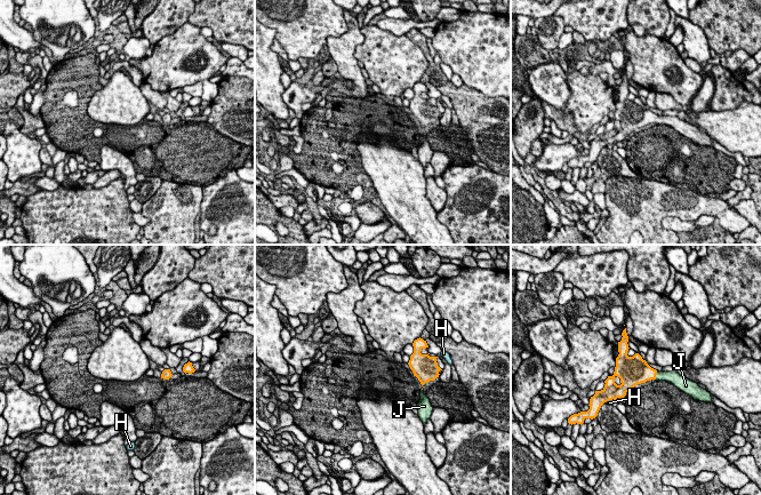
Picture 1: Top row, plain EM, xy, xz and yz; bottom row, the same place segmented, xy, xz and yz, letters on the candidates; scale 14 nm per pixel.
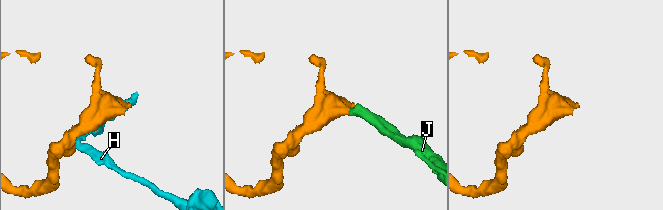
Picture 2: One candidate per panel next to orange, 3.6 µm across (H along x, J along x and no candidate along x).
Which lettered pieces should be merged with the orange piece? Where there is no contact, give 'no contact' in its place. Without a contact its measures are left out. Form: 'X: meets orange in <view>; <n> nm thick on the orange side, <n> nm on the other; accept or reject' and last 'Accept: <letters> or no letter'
H: meets orange in yz; 240 nm thick on the orange side, 70 nm on the other; reject
J: meets orange in yz; 320 nm thick on the orange side, 170 nm on the other; accept
Accept: J

